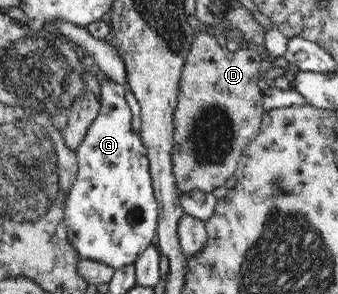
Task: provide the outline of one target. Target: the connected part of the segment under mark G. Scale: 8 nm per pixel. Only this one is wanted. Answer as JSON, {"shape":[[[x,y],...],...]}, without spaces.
{"shape":[[[102,79],[100,110],[90,124],[82,144],[76,151],[77,168],[74,184],[67,193],[64,210],[64,225],[68,239],[81,259],[108,265],[114,270],[135,265],[138,258],[152,245],[157,232],[159,208],[156,200],[146,147],[139,133],[132,131],[132,113],[126,101],[126,90],[122,84]]]}

